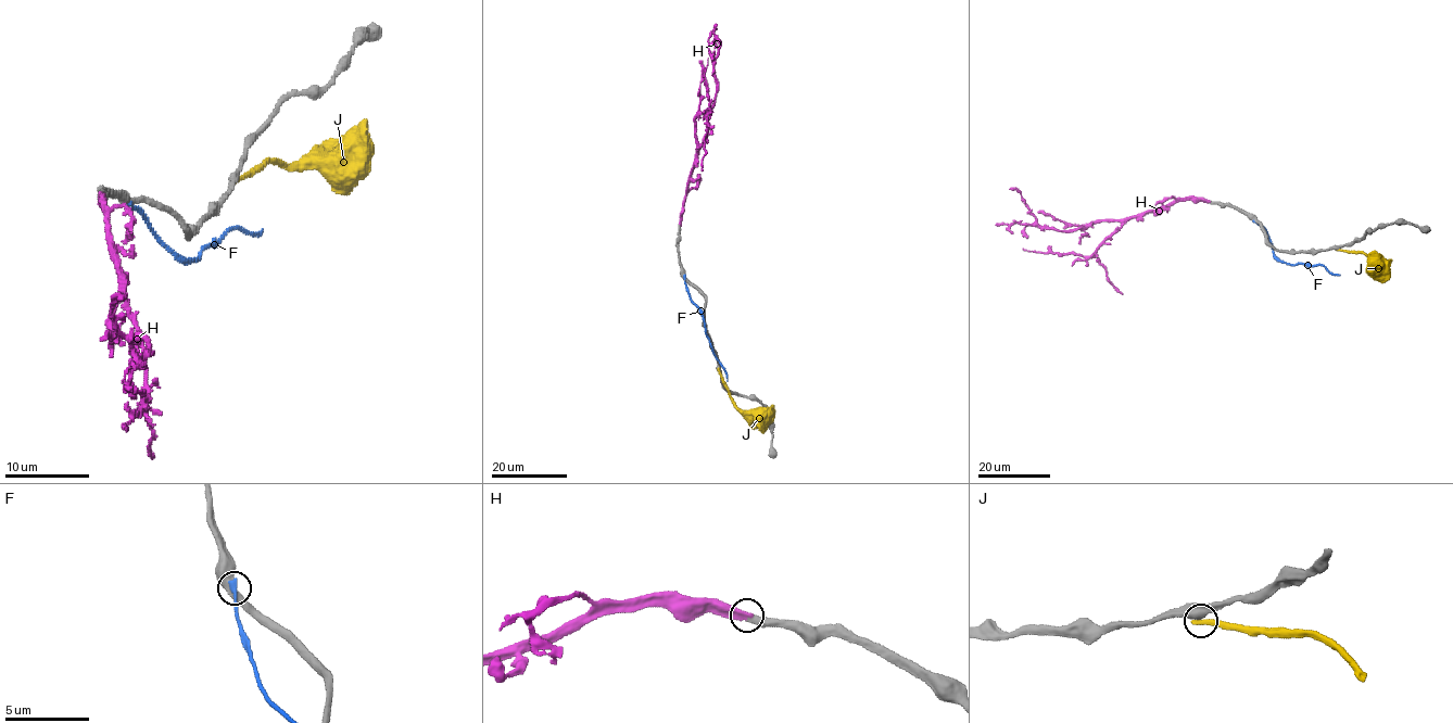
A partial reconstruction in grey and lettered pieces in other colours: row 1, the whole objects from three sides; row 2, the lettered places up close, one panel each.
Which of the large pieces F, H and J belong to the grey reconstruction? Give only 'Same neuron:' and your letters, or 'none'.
Same neuron: H

